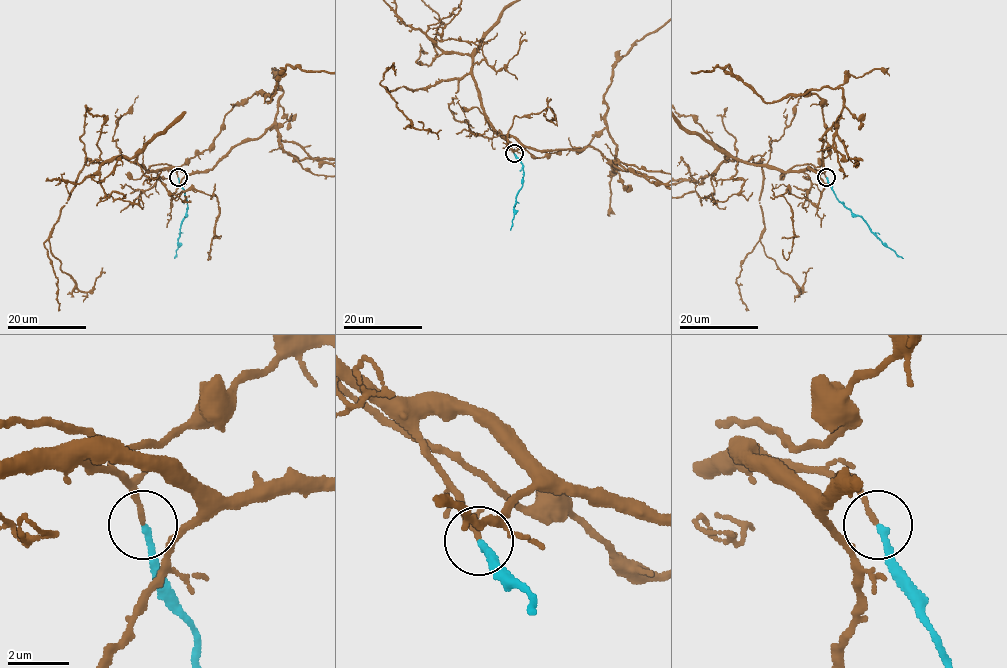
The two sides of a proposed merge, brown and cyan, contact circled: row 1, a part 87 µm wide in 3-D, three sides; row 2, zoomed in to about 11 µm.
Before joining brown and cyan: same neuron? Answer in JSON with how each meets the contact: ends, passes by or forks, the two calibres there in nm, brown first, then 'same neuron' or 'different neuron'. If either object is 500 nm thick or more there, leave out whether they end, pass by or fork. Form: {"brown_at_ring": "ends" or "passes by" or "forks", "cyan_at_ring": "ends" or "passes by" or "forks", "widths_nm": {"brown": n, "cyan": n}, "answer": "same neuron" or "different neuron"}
{"brown_at_ring": "passes by", "cyan_at_ring": "ends", "widths_nm": {"brown": 110, "cyan": 220}, "answer": "same neuron"}

